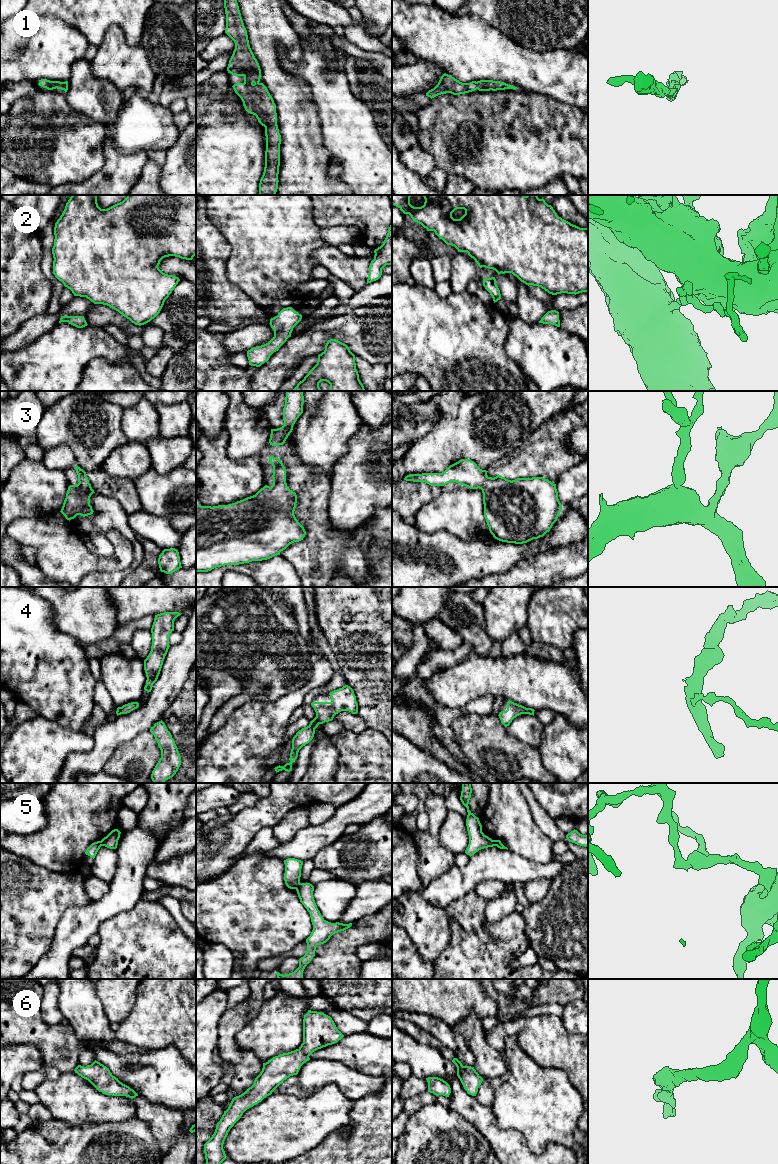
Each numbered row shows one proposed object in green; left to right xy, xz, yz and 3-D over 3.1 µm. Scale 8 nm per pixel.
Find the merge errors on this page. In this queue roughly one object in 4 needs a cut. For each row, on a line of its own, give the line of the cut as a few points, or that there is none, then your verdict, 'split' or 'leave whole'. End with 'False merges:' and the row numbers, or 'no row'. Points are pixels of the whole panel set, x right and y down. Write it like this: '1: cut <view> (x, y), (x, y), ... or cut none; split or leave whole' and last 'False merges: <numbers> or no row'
1: cut none; leave whole
2: cut none; leave whole
3: cut none; leave whole
4: cut none; leave whole
5: cut xz (299, 882), (295, 888); split
6: cut none; leave whole
False merges: 5

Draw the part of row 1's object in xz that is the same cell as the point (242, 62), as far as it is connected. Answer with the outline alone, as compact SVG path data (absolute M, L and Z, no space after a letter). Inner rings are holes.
M224 0L225 33L234 41L235 49L229 60L228 73L243 76L244 82L234 84L245 110L256 116L265 127L265 167L259 183L259 195L275 195L278 189L281 135L277 125L276 105L267 87L260 82L261 69L248 40L237 0Z

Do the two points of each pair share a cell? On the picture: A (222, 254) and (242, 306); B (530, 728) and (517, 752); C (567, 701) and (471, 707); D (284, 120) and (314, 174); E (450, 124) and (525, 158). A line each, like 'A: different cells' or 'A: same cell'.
A: same cell
B: different cells
C: different cells
D: same cell
E: same cell

